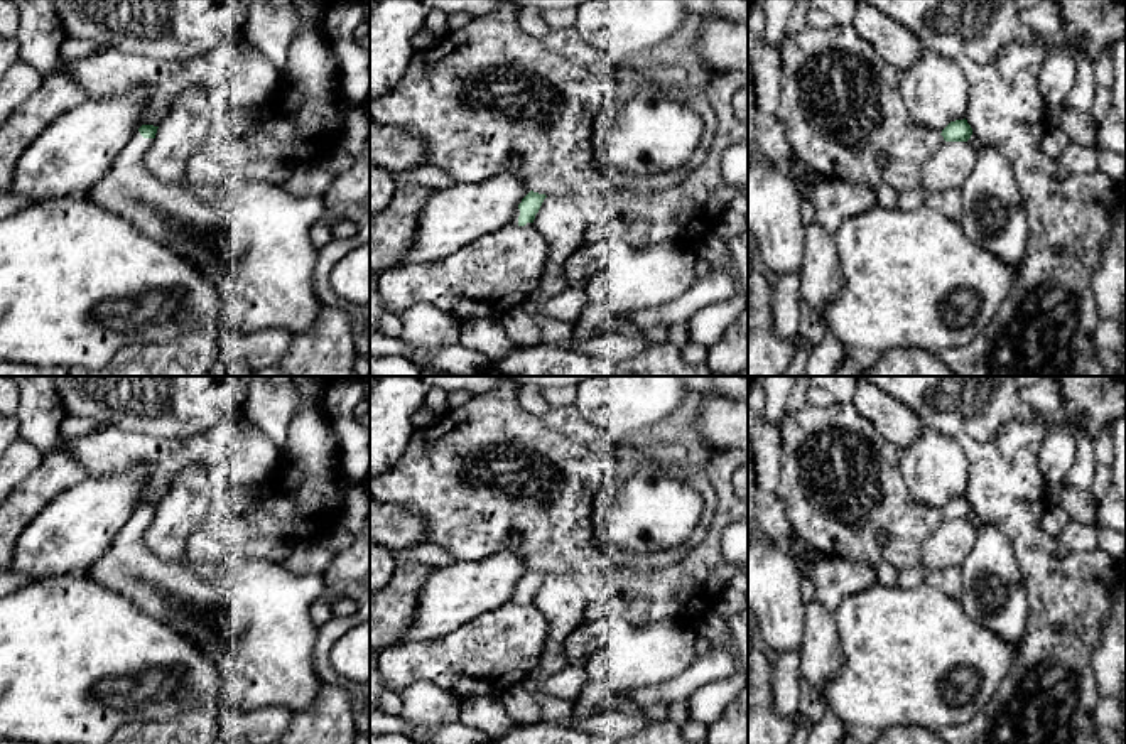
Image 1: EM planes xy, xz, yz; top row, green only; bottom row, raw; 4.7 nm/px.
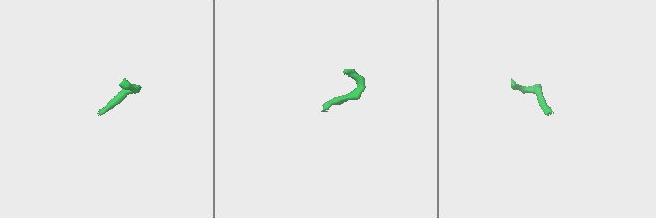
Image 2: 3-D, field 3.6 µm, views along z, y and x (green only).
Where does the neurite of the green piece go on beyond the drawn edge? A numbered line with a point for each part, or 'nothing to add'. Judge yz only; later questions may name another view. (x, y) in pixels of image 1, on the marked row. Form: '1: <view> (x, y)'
1: yz (993, 218)

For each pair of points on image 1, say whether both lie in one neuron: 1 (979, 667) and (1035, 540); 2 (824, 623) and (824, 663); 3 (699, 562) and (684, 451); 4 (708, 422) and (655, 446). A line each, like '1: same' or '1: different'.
1: different
2: same
3: different
4: different

